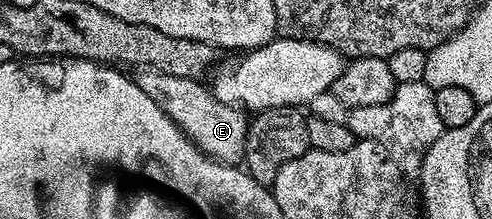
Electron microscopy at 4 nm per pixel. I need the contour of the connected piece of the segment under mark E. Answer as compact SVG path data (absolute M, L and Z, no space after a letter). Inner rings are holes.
M140 69L135 82L175 124L187 134L189 141L208 158L224 162L226 166L239 166L243 162L247 140L248 111L217 100L202 81L181 76L169 76L159 70Z

